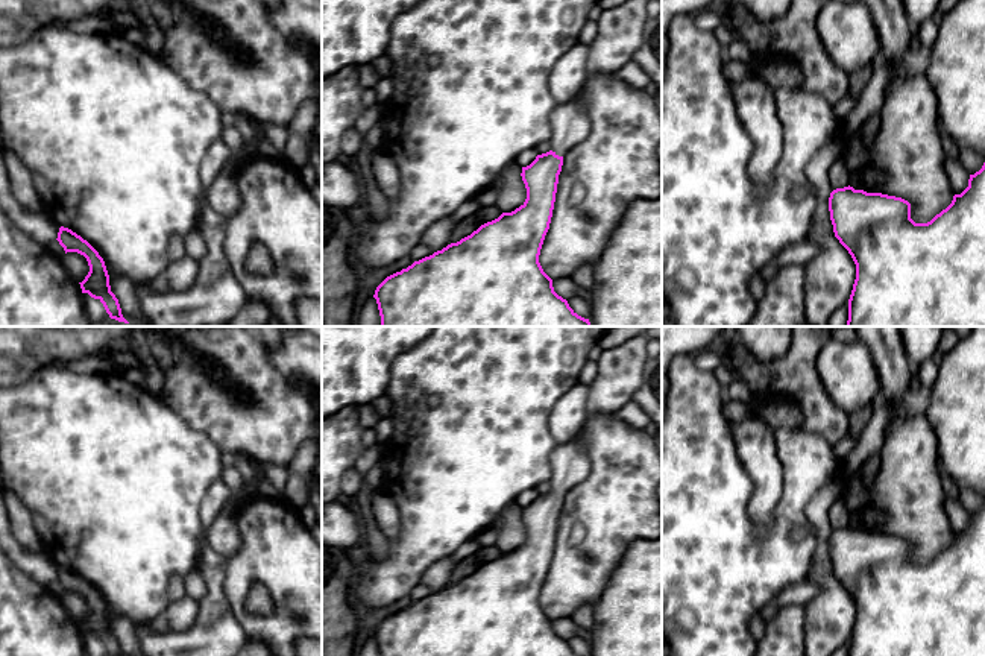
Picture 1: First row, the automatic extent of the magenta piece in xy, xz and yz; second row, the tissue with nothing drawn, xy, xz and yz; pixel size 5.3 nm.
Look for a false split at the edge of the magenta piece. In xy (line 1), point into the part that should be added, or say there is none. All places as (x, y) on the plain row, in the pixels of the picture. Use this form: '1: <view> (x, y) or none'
1: none

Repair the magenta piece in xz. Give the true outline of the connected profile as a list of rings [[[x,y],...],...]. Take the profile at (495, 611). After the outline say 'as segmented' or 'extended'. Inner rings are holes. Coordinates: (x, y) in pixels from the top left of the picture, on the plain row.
[[[583,430],[551,454],[551,490],[522,507],[525,542],[511,553],[481,565],[470,576],[451,583],[407,609],[387,617],[375,630],[379,656],[578,656],[554,632],[539,595],[549,569],[559,515],[565,494],[587,477],[590,463]]] | extended

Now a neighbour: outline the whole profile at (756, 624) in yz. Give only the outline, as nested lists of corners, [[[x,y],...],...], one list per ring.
[[[754,613],[748,621],[750,633],[756,641],[760,641],[765,635],[765,624],[766,621],[762,618],[760,613]]]

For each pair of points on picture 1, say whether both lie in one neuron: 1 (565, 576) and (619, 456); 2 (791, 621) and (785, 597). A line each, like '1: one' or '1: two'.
1: one
2: two

